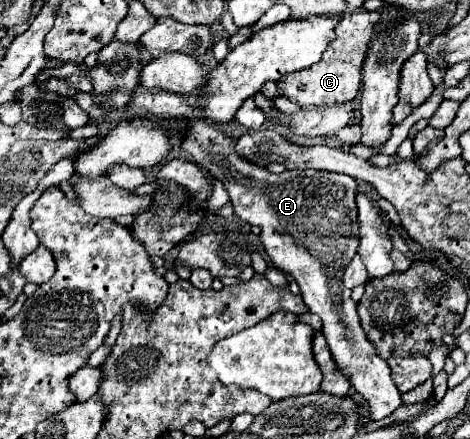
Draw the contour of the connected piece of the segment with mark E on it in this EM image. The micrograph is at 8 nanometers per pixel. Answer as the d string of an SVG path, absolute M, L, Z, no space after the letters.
M137 87L129 105L129 115L149 119L187 119L189 129L183 137L183 151L197 159L195 163L205 173L215 173L229 191L235 213L261 227L261 239L271 263L283 273L291 275L299 287L301 297L311 313L323 321L323 335L329 351L341 373L349 377L351 387L365 399L369 407L369 419L381 421L403 405L401 393L391 381L389 365L377 355L371 341L365 337L357 315L357 303L351 299L351 291L343 289L343 269L351 263L359 243L359 221L355 217L355 193L357 183L353 177L329 173L329 171L285 171L281 175L247 165L239 161L235 153L235 141L219 133L215 125L199 121L195 105L187 95L175 95L169 91L143 91Z

